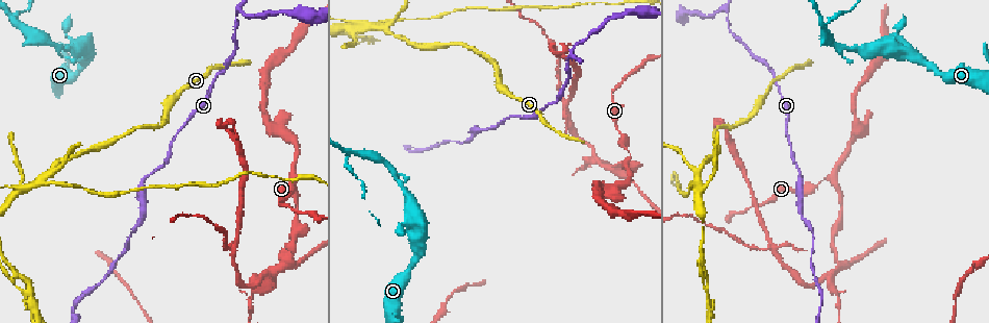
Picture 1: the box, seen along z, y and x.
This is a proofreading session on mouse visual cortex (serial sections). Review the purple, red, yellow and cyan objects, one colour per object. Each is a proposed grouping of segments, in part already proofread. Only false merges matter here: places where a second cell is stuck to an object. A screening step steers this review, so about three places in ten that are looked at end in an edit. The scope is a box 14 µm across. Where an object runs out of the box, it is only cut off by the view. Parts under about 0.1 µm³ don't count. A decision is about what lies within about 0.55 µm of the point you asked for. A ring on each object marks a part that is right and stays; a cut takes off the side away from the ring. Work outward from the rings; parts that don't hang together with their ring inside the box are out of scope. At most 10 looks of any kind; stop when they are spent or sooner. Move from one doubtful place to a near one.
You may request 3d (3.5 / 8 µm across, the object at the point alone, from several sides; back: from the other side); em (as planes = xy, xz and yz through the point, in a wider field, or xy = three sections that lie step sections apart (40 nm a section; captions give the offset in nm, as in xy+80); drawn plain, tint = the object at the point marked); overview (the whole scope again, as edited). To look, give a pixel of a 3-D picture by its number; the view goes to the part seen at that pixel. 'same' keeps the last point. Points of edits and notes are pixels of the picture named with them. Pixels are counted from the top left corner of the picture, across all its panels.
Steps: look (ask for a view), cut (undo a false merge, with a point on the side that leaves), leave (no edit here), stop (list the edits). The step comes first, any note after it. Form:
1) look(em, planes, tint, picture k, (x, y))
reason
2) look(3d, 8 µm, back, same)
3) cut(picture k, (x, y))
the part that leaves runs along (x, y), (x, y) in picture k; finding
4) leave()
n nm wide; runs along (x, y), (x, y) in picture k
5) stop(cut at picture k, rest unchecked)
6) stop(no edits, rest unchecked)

look(3d, 3.5 µm, picture 1, (830, 180))
three-way junction

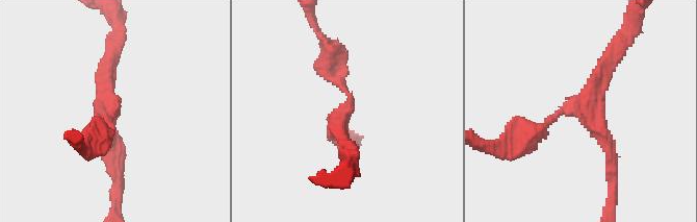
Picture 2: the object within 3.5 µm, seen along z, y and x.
leave()
runs along (530, 136), (556, 114), (585, 110), (612, 168) in picture 2; continuous, no second cell

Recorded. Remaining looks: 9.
look(3d, 3.5 µm, picture 1, (609, 187))
sudden change in width

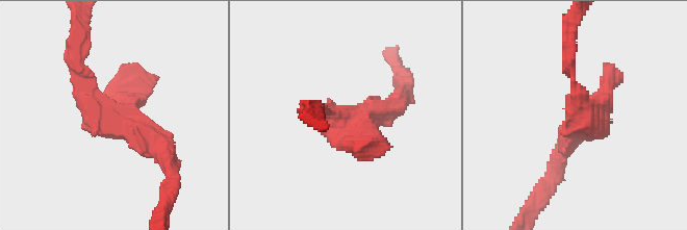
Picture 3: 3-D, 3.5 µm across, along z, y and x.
look(em, xy, step 5, tint, picture 3, (583, 116))
need the tissue

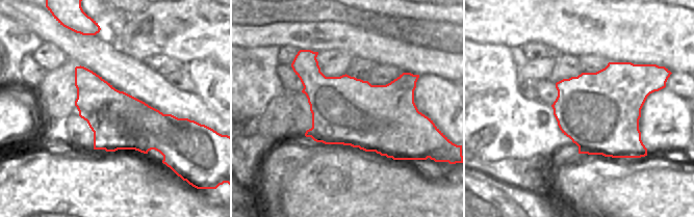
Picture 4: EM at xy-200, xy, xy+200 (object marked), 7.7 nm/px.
leave()
runs along (166, 153), (102, 118), (82, 70) in picture 3; all the same cell

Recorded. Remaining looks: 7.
look(3d, 3.5 µm, picture 1, (381, 27))
four arms meet

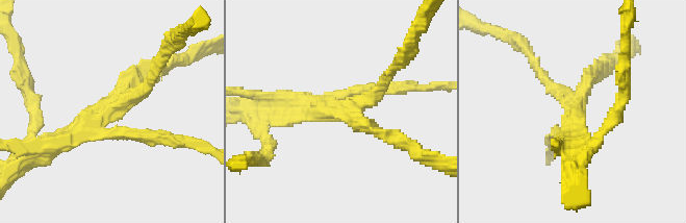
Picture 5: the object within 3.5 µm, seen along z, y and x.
look(em, planes, tint, picture 5, (102, 115))

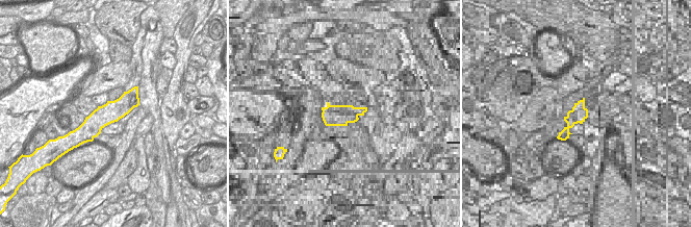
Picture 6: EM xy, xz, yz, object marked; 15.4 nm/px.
look(em, xy, step 3, tint, same)

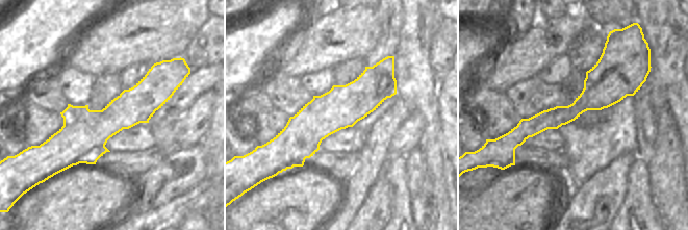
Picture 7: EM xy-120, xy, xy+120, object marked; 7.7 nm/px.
cut(picture 5, (133, 132))
arms of 150, 150, 200, 250 nm; the part that leaves runs along (568, 137), (576, 188) in picture 5; a second cell is stuck on

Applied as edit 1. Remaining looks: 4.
look(overview)
redraw

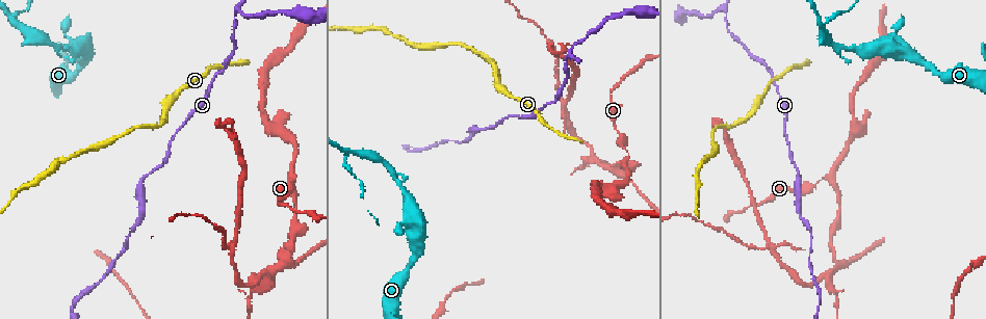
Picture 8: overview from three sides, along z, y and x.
look(3d, 3.5 µm, picture 8, (403, 192))
thick turns thin

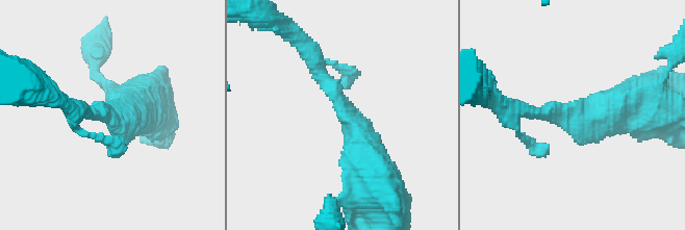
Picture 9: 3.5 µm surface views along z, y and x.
look(em, xy, step 1, tint, picture 9, (114, 121))
arms of 200, 600 nm

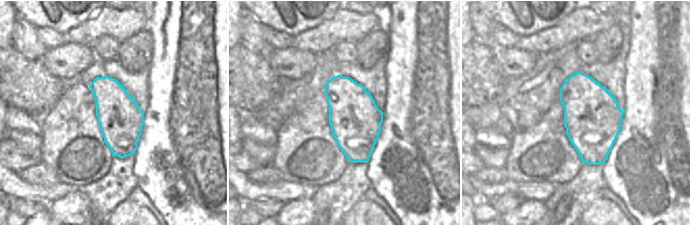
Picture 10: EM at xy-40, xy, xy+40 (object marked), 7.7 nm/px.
leave()
runs along (372, 168), (347, 106), (311, 56) in picture 9; all the same cell

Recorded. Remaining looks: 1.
stop(cut at picture 5, rest unchecked)

